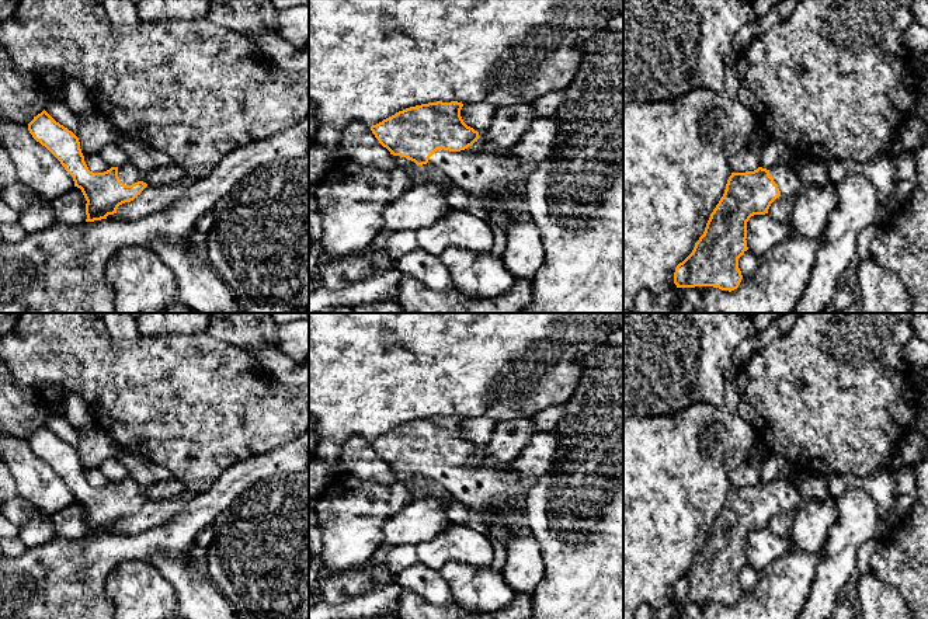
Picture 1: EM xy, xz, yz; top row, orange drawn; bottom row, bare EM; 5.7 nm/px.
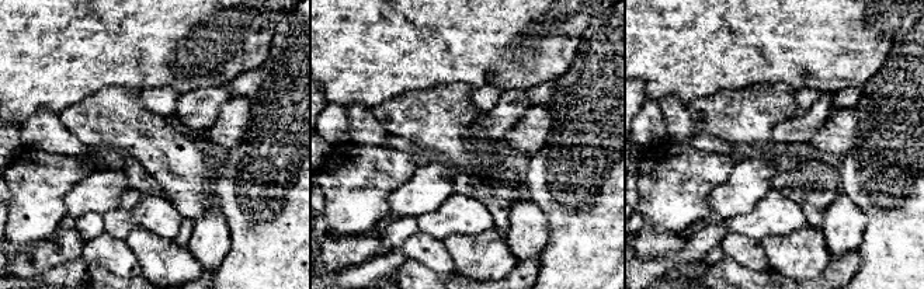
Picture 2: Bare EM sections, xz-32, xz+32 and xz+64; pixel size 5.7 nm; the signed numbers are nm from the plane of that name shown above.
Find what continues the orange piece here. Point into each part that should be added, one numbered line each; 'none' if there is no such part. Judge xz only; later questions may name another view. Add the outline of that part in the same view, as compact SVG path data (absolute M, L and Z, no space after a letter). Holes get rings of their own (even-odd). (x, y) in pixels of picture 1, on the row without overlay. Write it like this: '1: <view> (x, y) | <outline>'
1: xz (483, 489) | M480 463L437 465L428 480L473 510L491 529L491 536L505 547L524 531L522 508L515 505L510 487L512 477L503 467Z

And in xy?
1: xy (128, 489) | M174 476L149 486L140 486L133 479L128 477L118 483L118 491L125 500L132 500L138 495L143 495L147 500L173 498L188 493L185 484Z

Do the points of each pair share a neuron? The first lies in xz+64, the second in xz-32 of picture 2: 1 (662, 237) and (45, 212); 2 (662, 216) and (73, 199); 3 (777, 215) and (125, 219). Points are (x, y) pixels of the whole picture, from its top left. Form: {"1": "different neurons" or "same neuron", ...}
{"1": "different neurons", "2": "different neurons", "3": "same neuron"}

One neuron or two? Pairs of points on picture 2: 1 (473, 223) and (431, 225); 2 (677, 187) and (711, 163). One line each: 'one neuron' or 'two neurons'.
1: one neuron
2: one neuron

